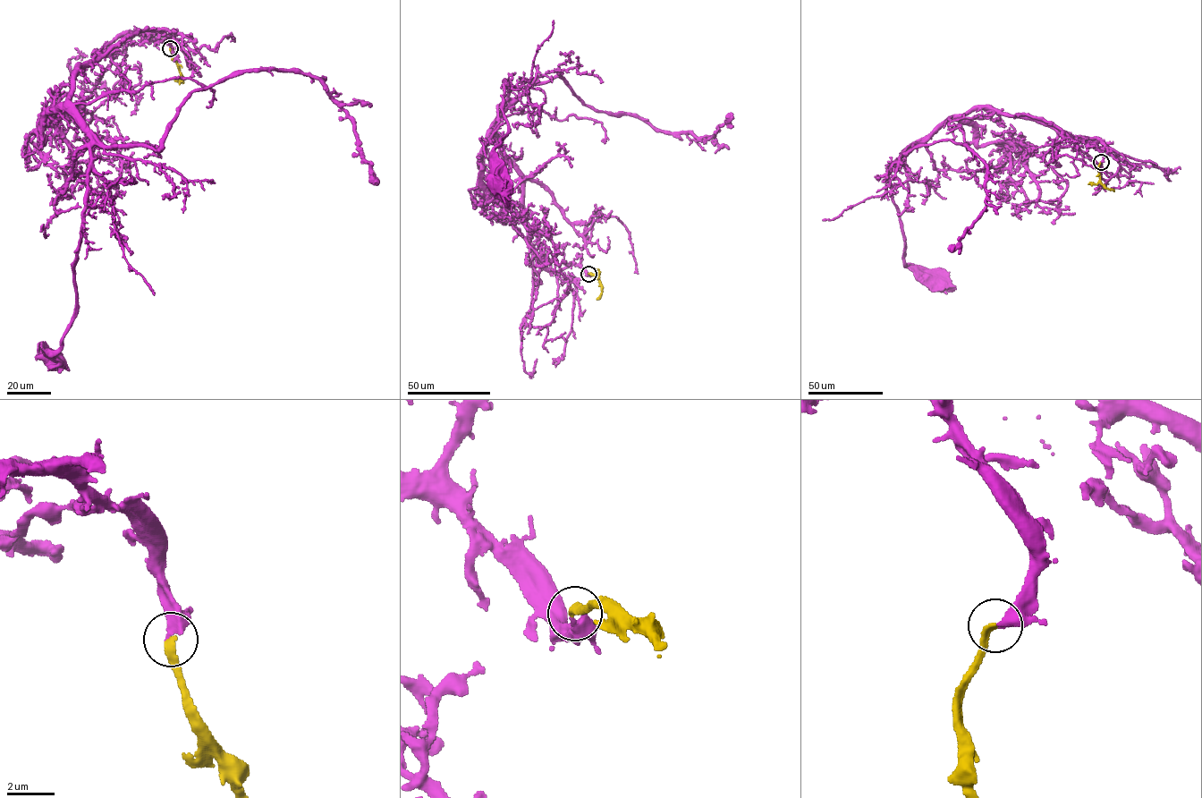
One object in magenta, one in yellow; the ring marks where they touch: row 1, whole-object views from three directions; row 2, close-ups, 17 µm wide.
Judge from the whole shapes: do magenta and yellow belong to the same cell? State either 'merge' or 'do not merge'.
merge

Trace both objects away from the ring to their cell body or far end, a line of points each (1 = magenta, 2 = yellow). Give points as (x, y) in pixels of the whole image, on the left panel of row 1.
1: (170, 48), (159, 33), (124, 34), (75, 73), (71, 101), (91, 160), (74, 318), (47, 352), (53, 360)
2: (170, 48), (182, 77), (174, 80)

